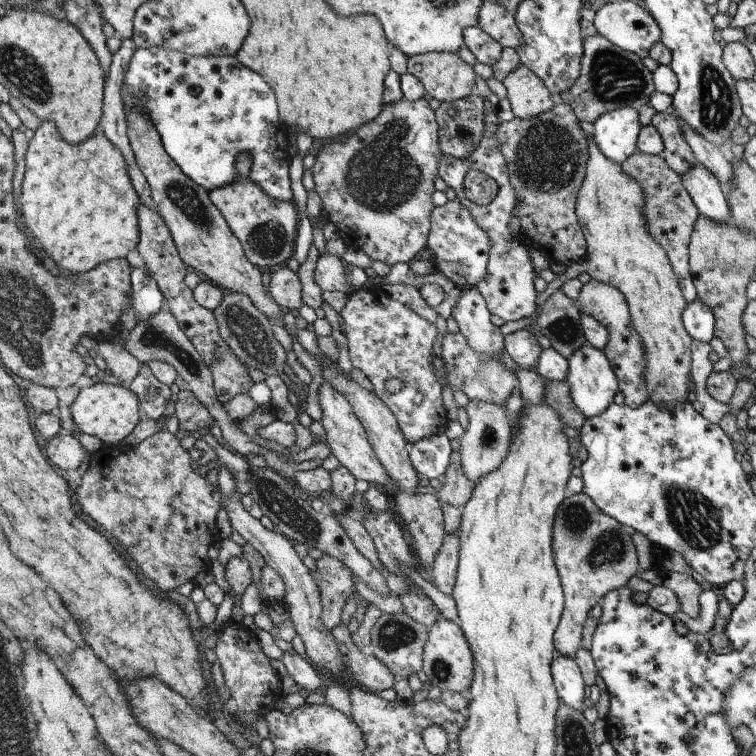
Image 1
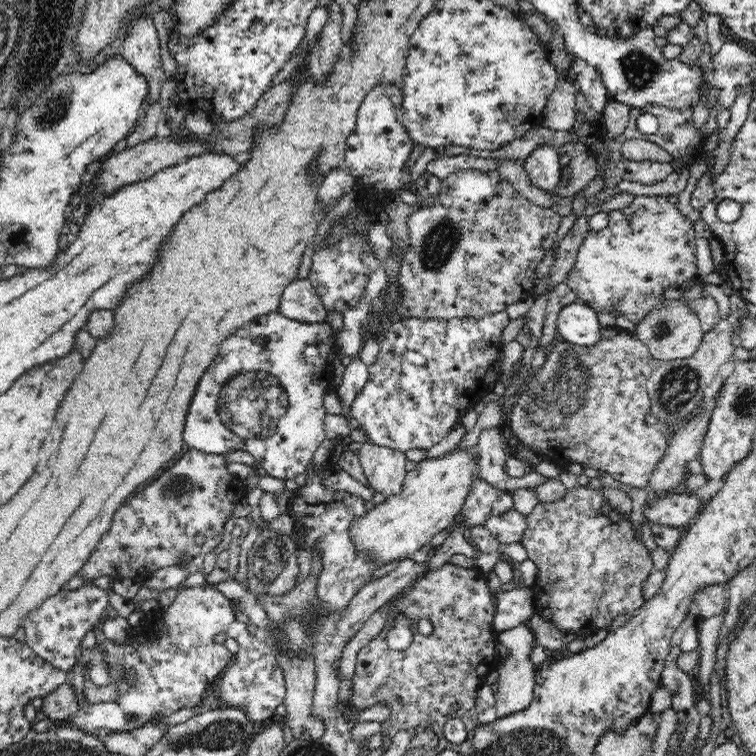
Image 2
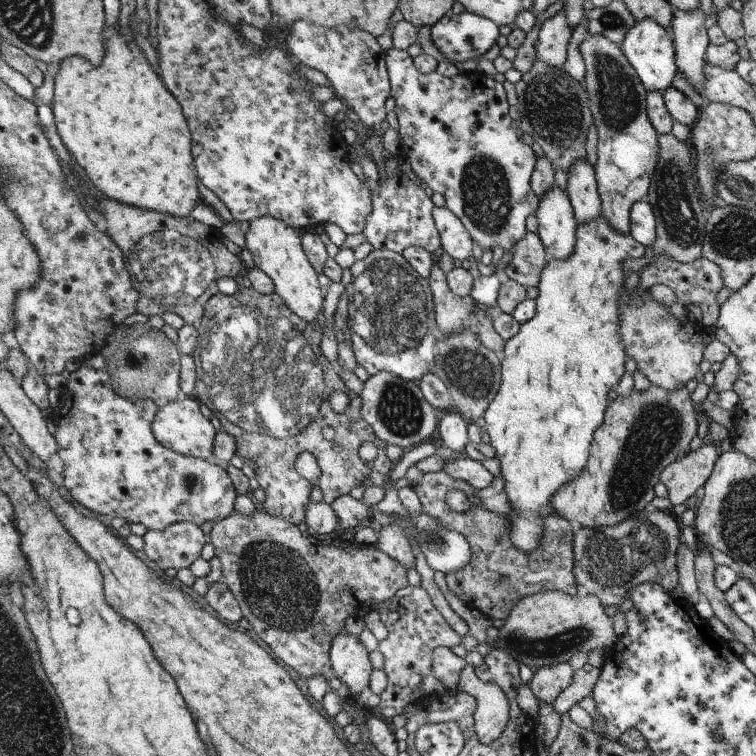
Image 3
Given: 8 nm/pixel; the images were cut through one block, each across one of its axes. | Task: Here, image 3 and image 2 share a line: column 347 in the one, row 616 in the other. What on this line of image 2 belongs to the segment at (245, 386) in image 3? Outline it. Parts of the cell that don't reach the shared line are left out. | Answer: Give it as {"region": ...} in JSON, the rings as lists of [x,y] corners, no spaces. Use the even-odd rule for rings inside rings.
{"region":[[[466,561],[458,564],[454,562],[443,564],[436,571],[427,572],[414,586],[412,590],[402,595],[396,602],[392,602],[388,608],[388,620],[385,627],[364,648],[359,650],[357,664],[355,666],[354,691],[352,691],[347,705],[351,710],[366,710],[378,703],[384,703],[391,710],[392,726],[382,726],[380,733],[383,740],[383,748],[389,748],[391,739],[400,730],[412,729],[414,726],[428,724],[436,734],[442,734],[442,724],[446,720],[459,717],[468,728],[474,728],[479,724],[478,715],[475,713],[477,703],[476,692],[486,682],[488,675],[497,670],[501,659],[498,648],[499,635],[492,629],[495,618],[492,595],[494,592],[488,588],[487,574]],[[397,614],[404,614],[412,621],[413,640],[406,650],[396,651],[389,647],[386,635],[392,628],[393,620]],[[426,619],[432,623],[432,634],[425,636],[418,631],[419,620]],[[452,704],[459,704],[459,710],[455,713]]]}

